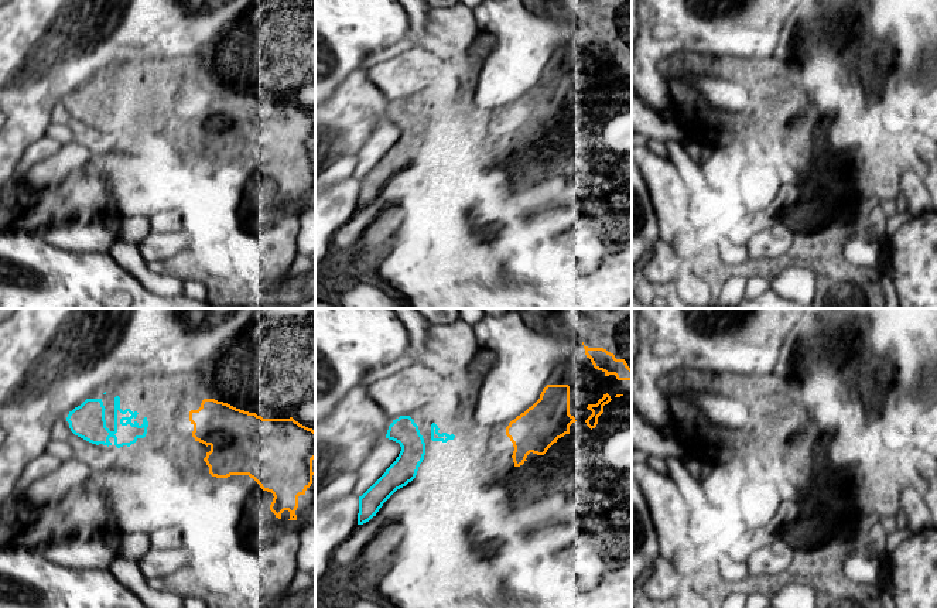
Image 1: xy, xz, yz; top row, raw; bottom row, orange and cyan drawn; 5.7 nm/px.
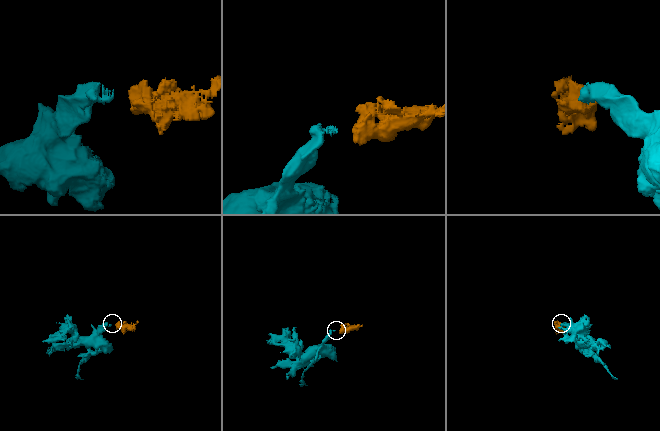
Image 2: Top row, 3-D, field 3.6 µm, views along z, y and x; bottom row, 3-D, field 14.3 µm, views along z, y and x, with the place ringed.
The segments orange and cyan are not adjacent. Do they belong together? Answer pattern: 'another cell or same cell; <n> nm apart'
same cell; 240 nm apart

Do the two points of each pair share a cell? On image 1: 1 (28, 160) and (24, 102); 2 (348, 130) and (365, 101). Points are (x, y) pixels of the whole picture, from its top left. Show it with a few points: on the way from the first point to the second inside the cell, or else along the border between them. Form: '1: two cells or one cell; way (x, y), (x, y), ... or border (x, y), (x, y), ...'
1: two cells; border (45, 135), (24, 152), (16, 180)
2: one cell; way (348, 123), (348, 118), (358, 108)

